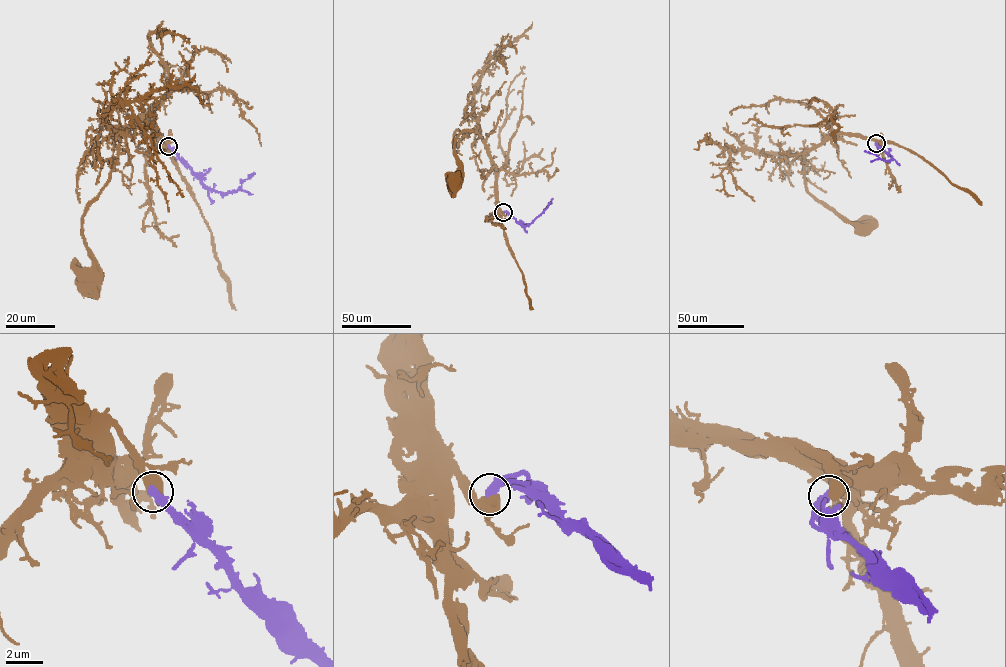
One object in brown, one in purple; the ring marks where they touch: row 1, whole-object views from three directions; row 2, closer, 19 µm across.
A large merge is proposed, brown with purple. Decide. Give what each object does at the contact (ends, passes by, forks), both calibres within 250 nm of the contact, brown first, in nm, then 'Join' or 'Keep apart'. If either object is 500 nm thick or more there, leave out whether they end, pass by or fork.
Thickness 700 nm (brown) against 500 nm. Join

